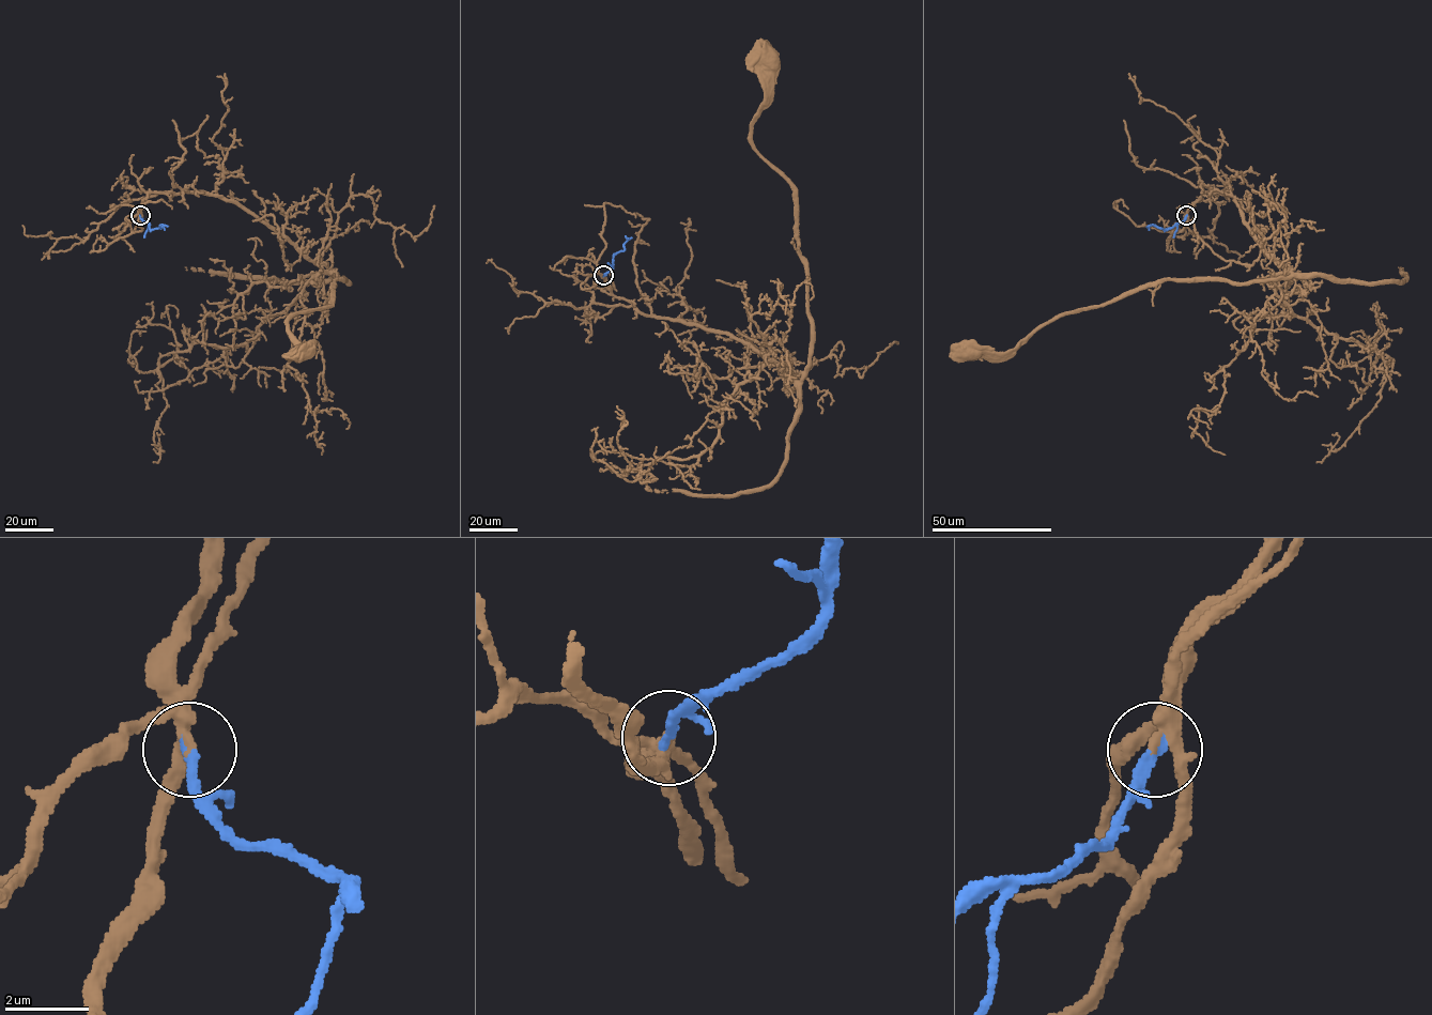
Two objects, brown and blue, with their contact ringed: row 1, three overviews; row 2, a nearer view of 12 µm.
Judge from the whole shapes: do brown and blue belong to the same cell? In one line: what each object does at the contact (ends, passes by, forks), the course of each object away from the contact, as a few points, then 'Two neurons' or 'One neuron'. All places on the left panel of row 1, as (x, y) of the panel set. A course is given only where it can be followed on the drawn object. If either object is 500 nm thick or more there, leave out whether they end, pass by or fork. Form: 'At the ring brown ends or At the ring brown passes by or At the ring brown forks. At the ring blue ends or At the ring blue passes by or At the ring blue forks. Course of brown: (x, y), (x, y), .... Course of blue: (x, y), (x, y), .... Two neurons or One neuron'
At the ring brown passes by. At the ring blue ends. Course of brown: (140, 215), (150, 193), (236, 201), (345, 280), (334, 281), (328, 306), (288, 320), (305, 352). Course of blue: (140, 215), (151, 230), (162, 225), (164, 230). One neuron

